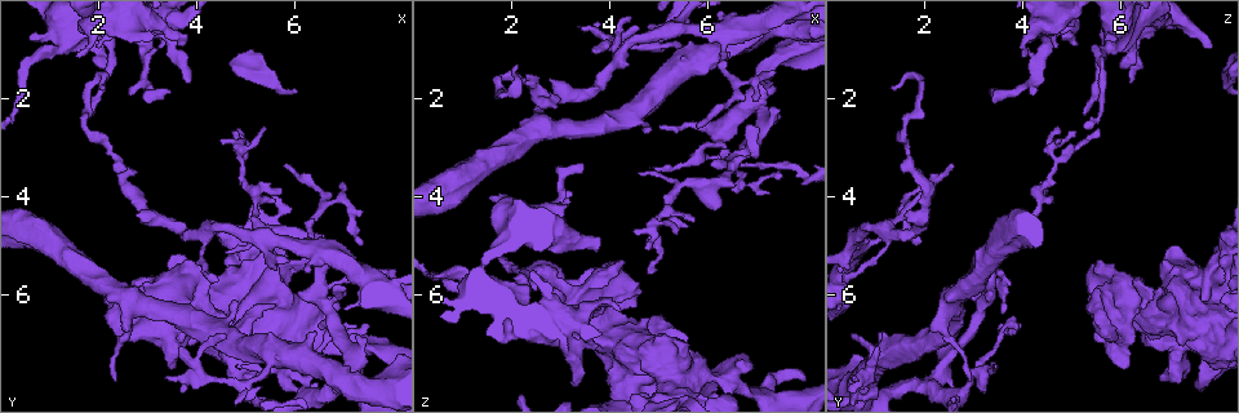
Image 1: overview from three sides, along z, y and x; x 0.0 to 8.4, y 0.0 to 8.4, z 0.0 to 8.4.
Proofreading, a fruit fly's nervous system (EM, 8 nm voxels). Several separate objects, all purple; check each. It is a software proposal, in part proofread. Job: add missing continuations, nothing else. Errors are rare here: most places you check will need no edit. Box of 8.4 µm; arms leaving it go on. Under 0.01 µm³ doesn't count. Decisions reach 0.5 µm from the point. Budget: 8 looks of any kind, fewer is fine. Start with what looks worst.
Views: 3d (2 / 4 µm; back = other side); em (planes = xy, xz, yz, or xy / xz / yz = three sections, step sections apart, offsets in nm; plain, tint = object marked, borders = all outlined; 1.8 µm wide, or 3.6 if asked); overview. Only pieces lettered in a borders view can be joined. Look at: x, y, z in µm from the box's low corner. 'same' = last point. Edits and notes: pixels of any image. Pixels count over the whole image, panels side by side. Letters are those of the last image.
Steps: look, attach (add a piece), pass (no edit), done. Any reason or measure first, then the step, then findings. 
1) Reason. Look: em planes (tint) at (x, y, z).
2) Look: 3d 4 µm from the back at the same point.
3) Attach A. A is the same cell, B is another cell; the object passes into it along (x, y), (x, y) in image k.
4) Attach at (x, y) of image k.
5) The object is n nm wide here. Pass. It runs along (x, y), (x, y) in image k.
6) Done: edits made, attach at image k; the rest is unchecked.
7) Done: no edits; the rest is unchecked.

Tapers out. Look: em yz step 4 (tint) at (4.75, 2.65, 5.05).

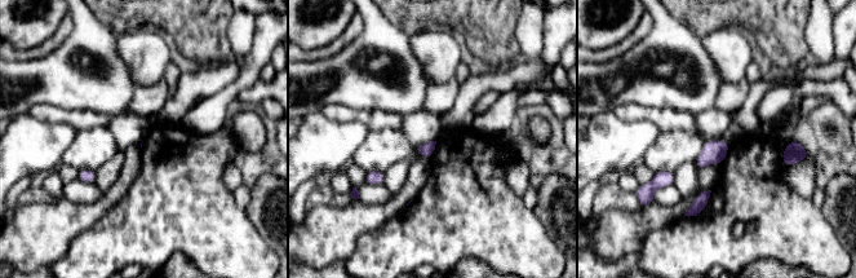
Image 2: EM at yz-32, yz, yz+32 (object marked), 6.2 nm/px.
Look: em planes (borders) at the same point.

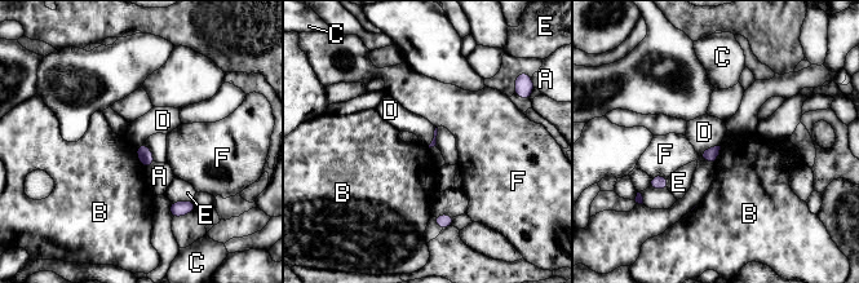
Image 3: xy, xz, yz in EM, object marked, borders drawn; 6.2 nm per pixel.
Pass. A, B, C, D, E and F are other cells; a border runs along (718, 145), (704, 149), (699, 155) in image 3; none of them fits.

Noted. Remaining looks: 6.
Narrows sharply. Look: em xy step 8 (tint) at (2.20, 3.10, 1.70).

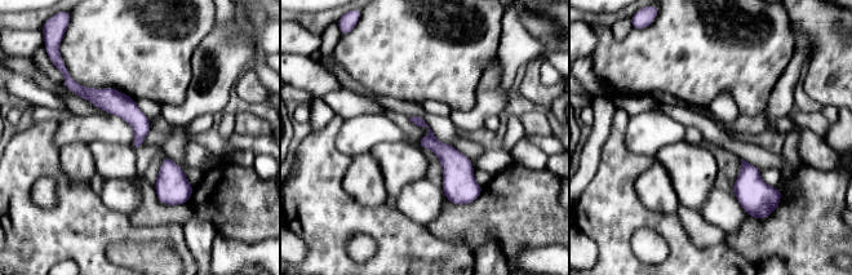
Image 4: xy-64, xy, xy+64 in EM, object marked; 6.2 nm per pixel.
Another direction. Look: em planes (tint) at the same point.

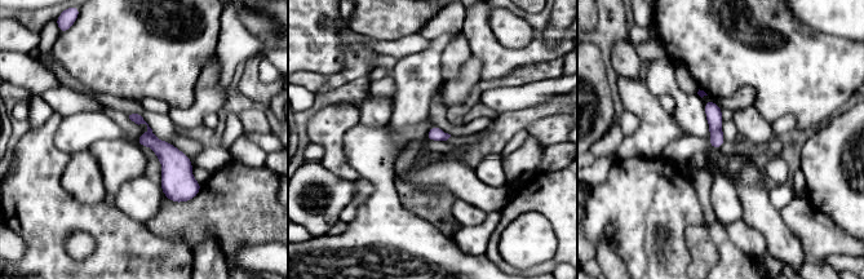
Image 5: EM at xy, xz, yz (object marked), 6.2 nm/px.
Look: em planes (borders) at the same point.

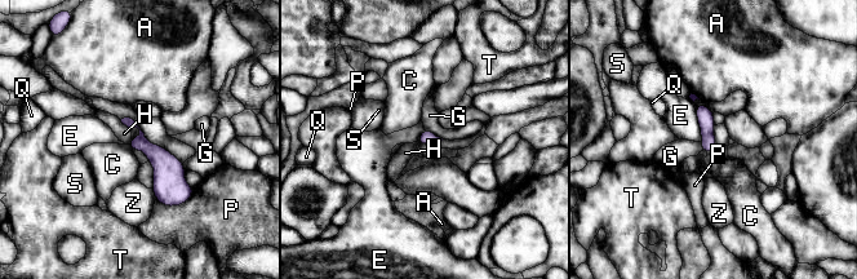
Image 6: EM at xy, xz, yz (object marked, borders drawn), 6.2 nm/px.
The object is 90 nm wide here. Pass. A, C, E, G, H, P, Q, S, T and Z are other cells; no lettered piece goes on from it.

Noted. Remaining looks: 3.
Closes a loop. Look: em planes (borders) at (6.40, 6.55, 7.70).

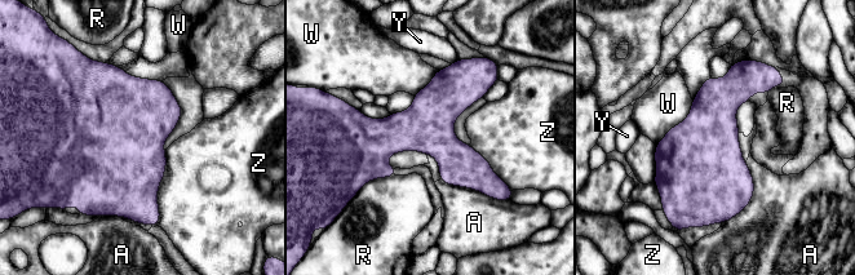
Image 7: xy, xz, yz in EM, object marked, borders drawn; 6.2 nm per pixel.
Pass. A, R, W, Y and Z are other cells; a border runs along (747, 162), (753, 196), (721, 225) in image 7; no lettered piece goes on from it.

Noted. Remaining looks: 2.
Done: no edits; the rest is unchecked.

